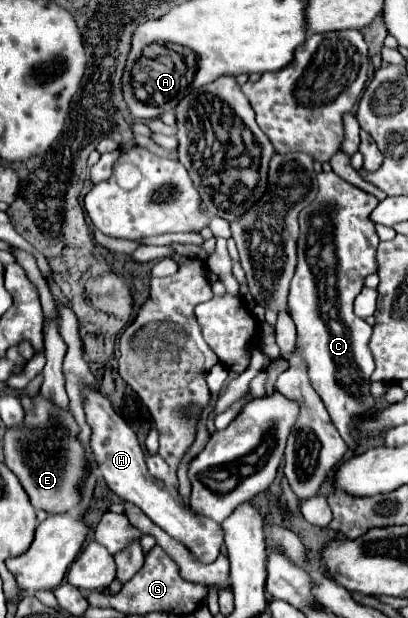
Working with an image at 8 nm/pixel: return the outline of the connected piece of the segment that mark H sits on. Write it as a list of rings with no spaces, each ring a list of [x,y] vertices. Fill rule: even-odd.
[[[82,388],[84,396],[84,412],[86,412],[86,422],[92,428],[90,436],[90,448],[94,452],[94,458],[98,462],[98,470],[102,472],[106,484],[110,486],[112,492],[116,492],[124,502],[130,502],[154,522],[162,530],[166,530],[170,536],[180,540],[188,550],[204,564],[210,564],[218,558],[220,546],[222,546],[222,526],[210,524],[210,520],[194,520],[194,514],[190,512],[188,506],[182,504],[182,498],[176,488],[166,488],[162,480],[154,480],[150,476],[146,462],[144,462],[144,452],[138,444],[138,438],[134,430],[114,412],[110,400],[102,396],[100,388]]]

